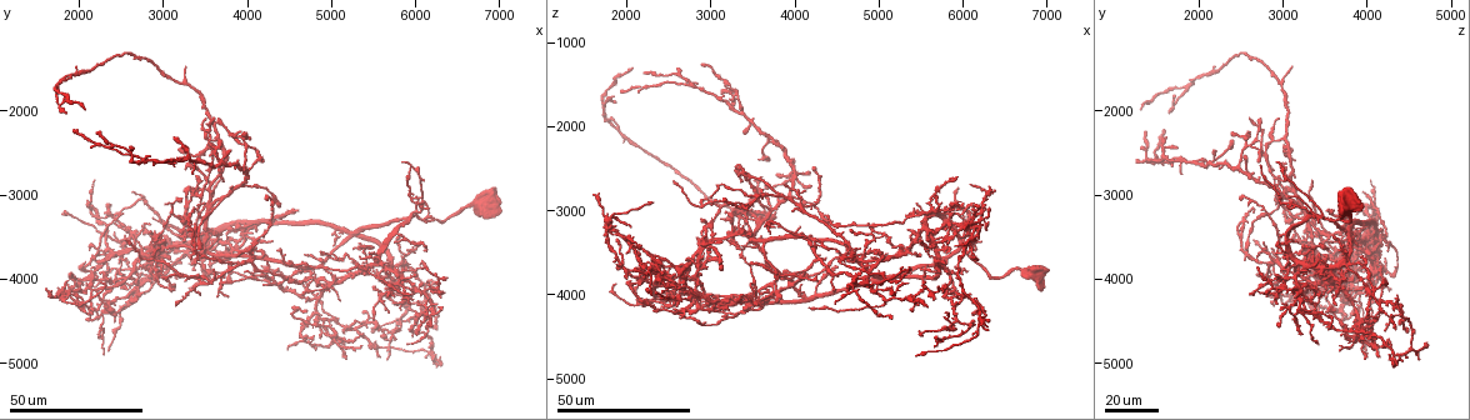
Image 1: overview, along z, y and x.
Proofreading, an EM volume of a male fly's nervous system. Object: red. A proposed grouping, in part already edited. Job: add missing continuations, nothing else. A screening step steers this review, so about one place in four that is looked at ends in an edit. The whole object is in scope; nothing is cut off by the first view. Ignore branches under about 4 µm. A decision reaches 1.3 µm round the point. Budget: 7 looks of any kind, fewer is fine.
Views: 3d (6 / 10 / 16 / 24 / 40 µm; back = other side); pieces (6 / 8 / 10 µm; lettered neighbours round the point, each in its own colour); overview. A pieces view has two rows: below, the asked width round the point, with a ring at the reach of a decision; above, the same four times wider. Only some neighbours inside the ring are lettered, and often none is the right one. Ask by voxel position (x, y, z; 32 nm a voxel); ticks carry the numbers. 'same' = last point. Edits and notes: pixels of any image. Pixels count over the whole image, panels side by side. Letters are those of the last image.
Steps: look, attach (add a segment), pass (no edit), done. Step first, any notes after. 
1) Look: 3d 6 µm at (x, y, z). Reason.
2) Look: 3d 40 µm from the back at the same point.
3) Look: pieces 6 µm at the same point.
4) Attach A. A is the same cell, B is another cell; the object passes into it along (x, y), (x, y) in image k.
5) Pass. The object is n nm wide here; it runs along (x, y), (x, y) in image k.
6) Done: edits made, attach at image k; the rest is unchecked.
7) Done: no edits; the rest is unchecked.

Look: 3d 24 µm at (5950, 4250, 2900). Tapers out.

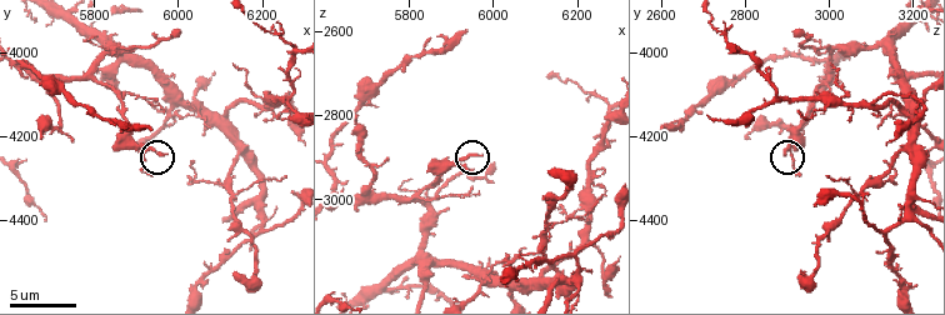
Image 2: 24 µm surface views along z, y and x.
Look: 3d 6 µm at (5965, 4240, 2890). Zoom in.

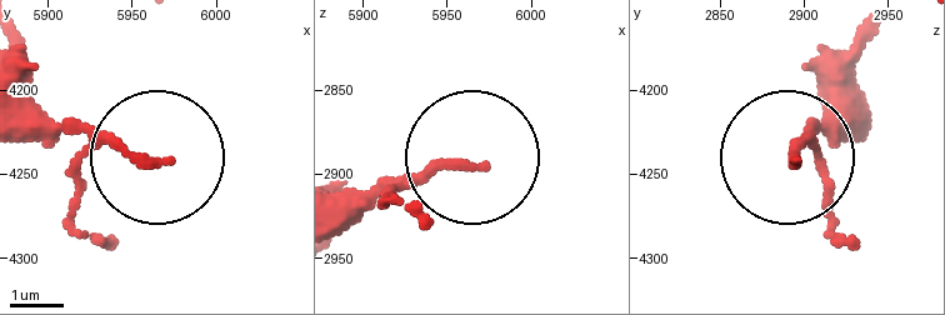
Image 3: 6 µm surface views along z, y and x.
Look: pieces 6 µm at (5966, 4242, 2892).

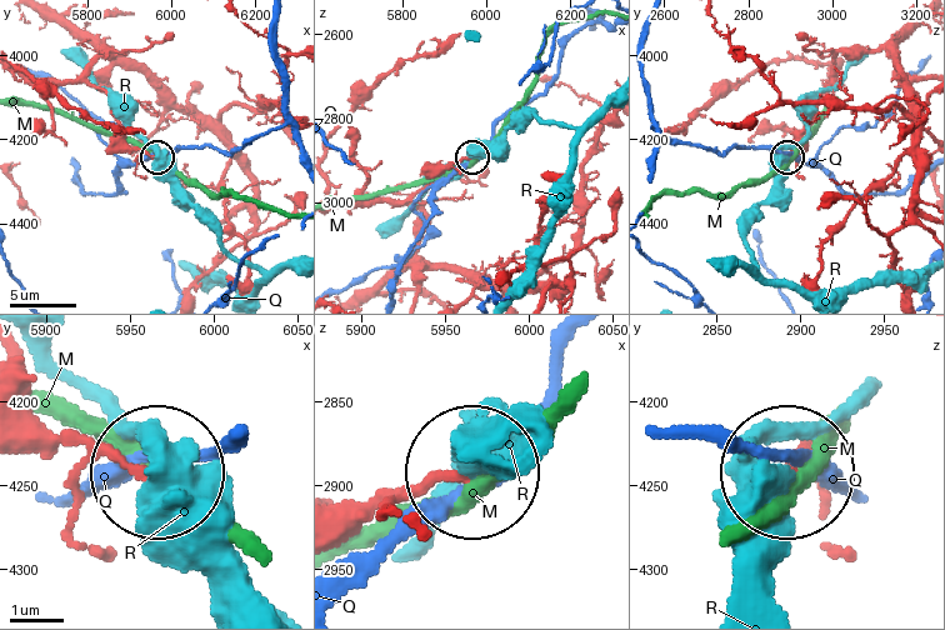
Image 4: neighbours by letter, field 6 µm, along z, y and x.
Pass. The object is 170 nm wide here; M, Q and R are other cells; none of them fits.

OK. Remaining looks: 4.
Look: 3d 40 µm at (3800, 3750, 4050). Free end.

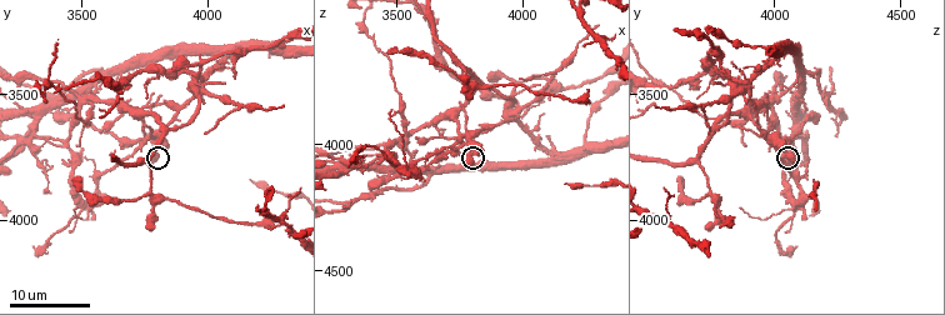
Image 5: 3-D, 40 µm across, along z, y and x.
Look: pieces 10 µm at (3790, 3770, 4070). See the neighbours.

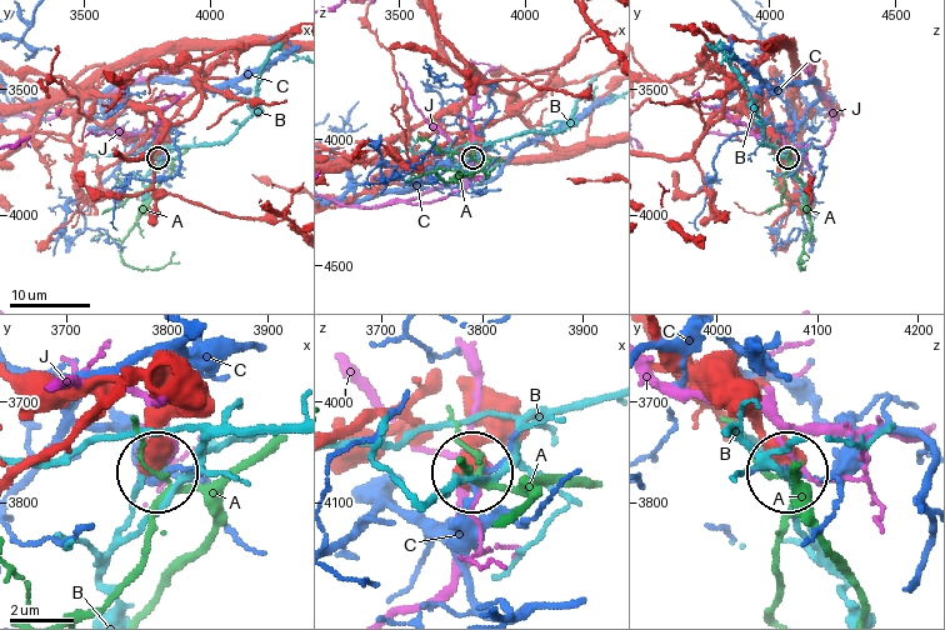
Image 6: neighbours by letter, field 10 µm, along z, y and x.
Pass. A, B, C and J are other cells; it runs along (163, 393), (158, 468) in image 6; none of them fits.

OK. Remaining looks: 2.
Look: 3d 40 µm at (6000, 4700, 3250). Branch stops here.

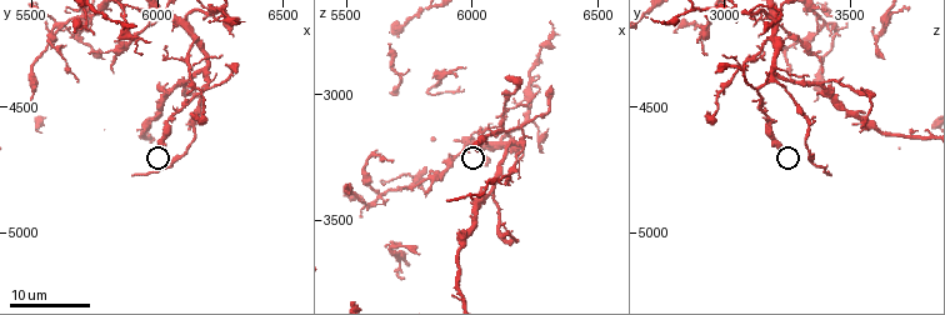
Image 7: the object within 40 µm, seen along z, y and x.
Look: pieces 6 µm at (6010, 4660, 3210).

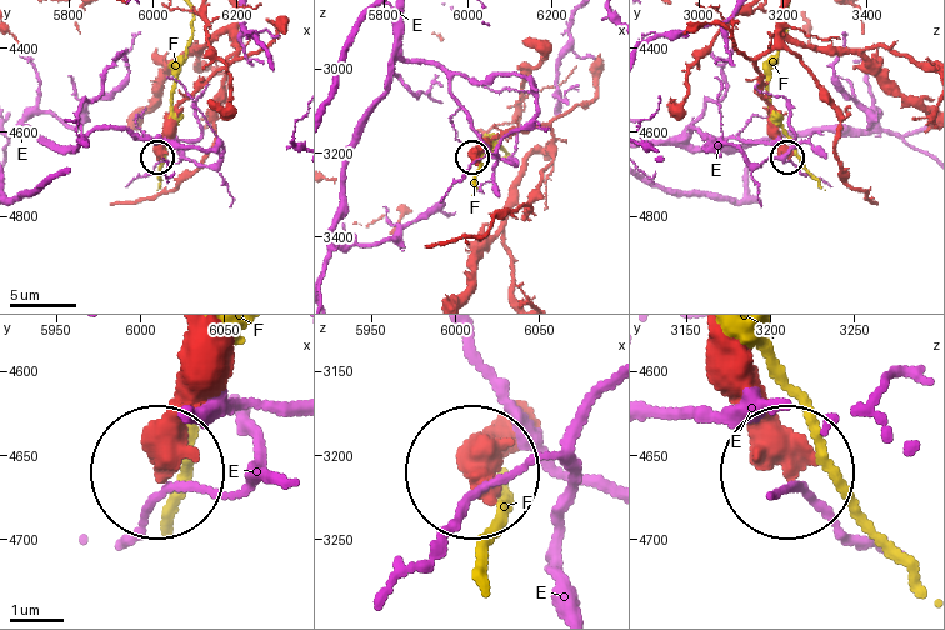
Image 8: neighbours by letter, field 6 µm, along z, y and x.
Pass. The object is 580 nm wide here; E and F are other cells; it runs along (200, 344), (200, 398), (165, 461) in image 8; none of them fits.

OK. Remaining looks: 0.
Done: no edits; the rest is unchecked.

